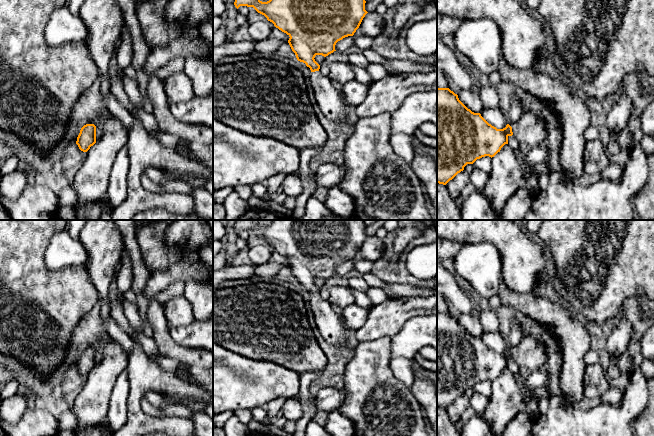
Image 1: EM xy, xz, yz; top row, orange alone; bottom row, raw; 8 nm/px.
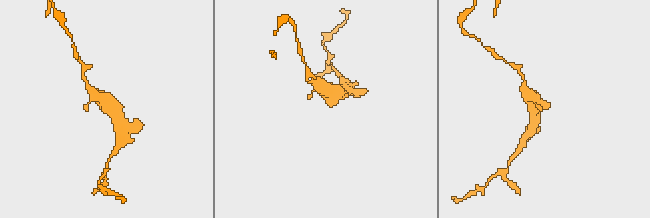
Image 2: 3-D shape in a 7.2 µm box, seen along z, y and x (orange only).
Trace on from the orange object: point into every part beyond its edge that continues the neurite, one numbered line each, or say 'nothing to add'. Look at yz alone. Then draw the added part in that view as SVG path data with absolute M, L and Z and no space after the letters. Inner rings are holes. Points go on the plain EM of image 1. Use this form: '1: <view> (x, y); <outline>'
1: yz (530, 353); M526 337L513 349L512 356L519 368L537 370L547 362L548 354L546 345L534 337Z

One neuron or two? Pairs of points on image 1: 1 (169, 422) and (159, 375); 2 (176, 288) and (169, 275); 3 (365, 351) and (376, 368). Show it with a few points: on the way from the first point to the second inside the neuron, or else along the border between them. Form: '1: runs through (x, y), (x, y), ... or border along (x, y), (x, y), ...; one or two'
1: runs through (151, 422), (136, 411), (136, 394), (141, 389); one
2: border along (185, 283), (175, 280), (155, 297); two
3: runs through (368, 355), (372, 364); one

